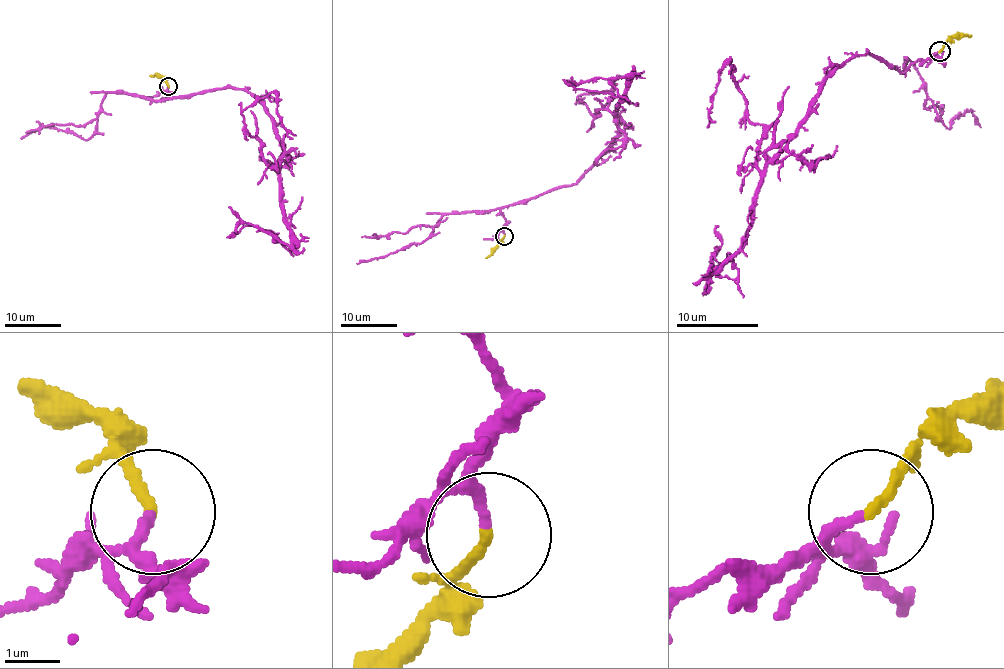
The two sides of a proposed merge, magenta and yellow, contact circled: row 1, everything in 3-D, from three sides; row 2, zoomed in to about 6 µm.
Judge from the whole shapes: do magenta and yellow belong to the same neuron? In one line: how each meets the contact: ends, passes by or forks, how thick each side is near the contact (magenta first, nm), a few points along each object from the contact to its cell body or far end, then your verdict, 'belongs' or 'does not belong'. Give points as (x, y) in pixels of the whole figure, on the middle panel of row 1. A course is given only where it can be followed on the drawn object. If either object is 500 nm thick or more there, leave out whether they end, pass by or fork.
magenta ends; yellow ends; calibres 180 and 180 nm; course magenta (505, 235), (501, 209), (574, 184), (618, 131), (626, 76), (612, 82), (611, 96), (563, 79); course yellow (505, 236), (485, 257); belongs

